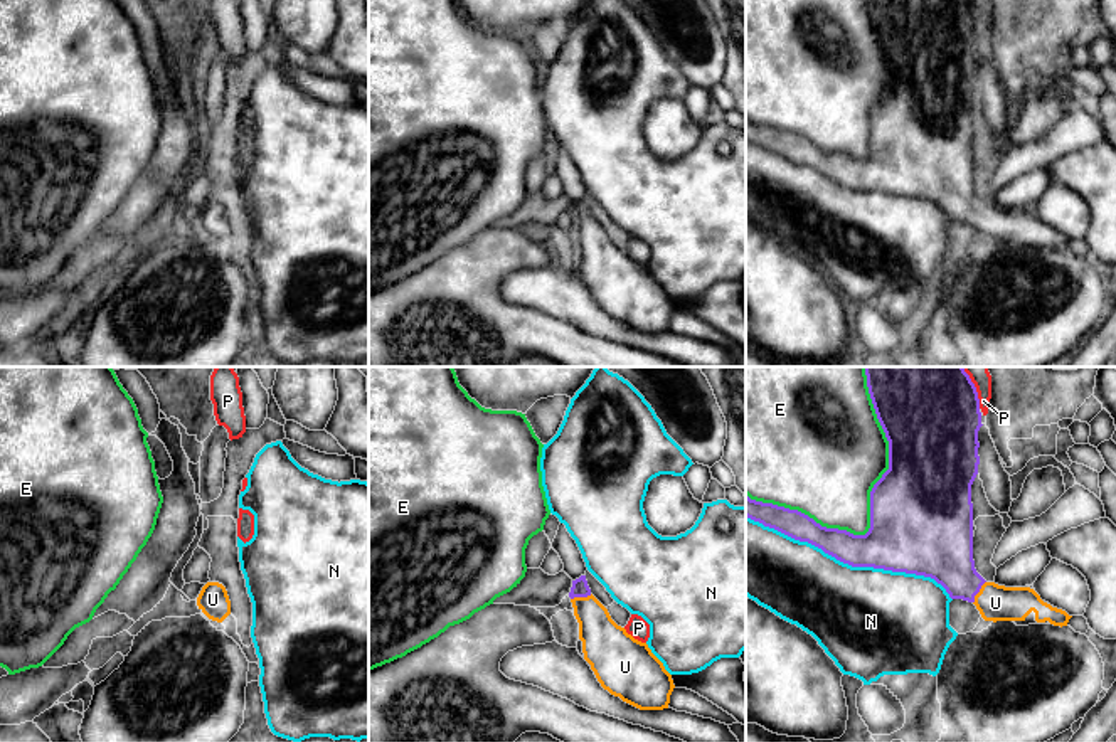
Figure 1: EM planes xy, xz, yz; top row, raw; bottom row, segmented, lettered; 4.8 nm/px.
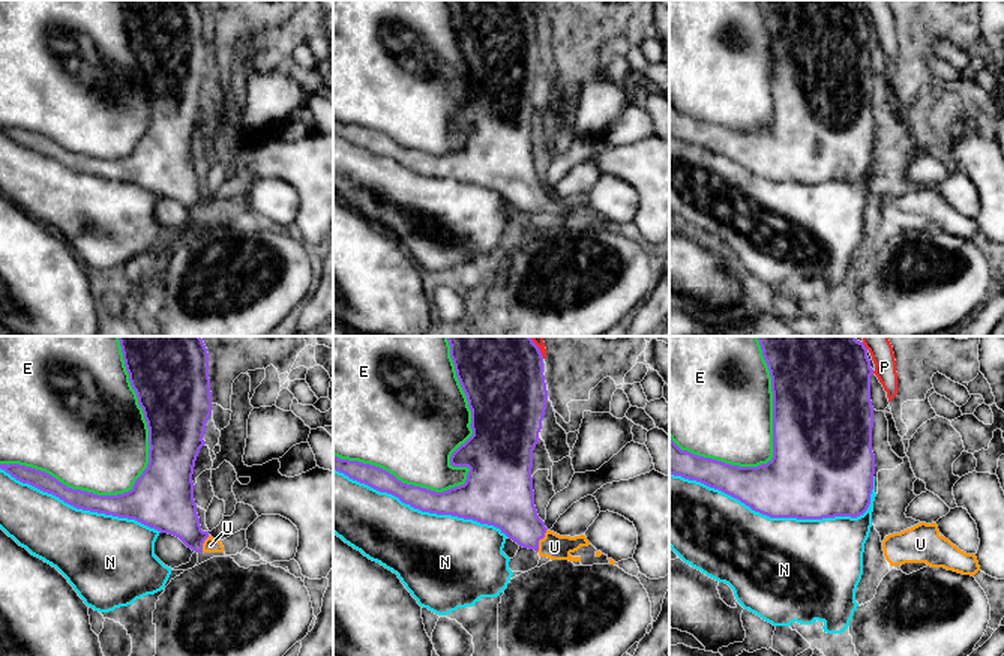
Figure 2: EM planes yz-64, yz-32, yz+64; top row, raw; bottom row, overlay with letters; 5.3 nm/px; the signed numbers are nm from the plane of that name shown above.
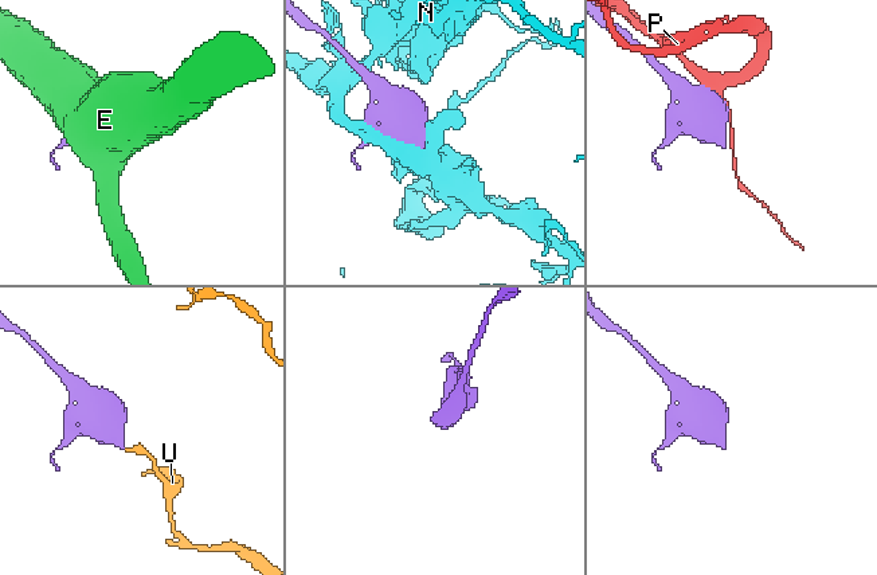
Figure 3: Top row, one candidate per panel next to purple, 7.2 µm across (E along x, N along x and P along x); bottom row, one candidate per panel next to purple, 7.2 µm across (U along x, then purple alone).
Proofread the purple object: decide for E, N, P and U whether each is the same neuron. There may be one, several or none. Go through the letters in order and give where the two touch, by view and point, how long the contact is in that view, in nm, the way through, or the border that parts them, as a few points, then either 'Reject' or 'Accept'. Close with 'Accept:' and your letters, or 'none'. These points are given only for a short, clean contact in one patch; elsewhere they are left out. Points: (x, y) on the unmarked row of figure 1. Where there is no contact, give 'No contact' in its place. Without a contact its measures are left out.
E: Touches purple at yz (871, 135). Shared border 800 nm. Reject
N: Touches purple at yz (850, 187). Shared border 1050 nm. Reject
P: Touches purple at yz (977, 15). Shared border 160 nm. Reject
U: Touches purple at yz (978, 214). Shared border 130 nm. Path across: yz (945, 174), (948, 184), (978, 214), (995, 226). Accept
Accept: U

